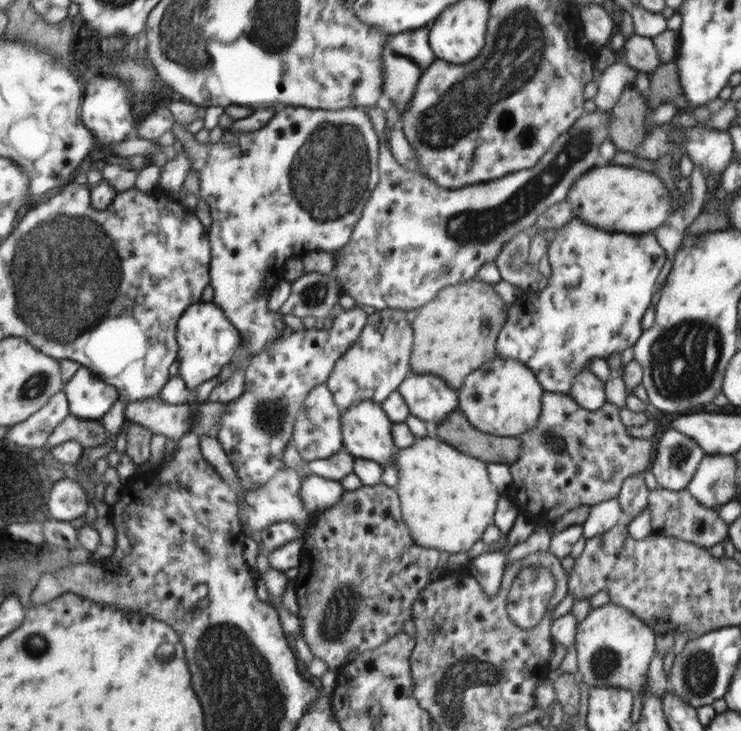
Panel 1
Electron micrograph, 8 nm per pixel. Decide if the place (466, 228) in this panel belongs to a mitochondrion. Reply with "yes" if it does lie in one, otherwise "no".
yes

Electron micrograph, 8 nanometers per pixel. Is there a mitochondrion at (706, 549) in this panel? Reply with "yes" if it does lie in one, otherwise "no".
no

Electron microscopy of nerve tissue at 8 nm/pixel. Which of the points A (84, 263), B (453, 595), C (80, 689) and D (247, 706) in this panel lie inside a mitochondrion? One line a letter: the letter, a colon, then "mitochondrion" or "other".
A: mitochondrion
B: other
C: other
D: mitochondrion

